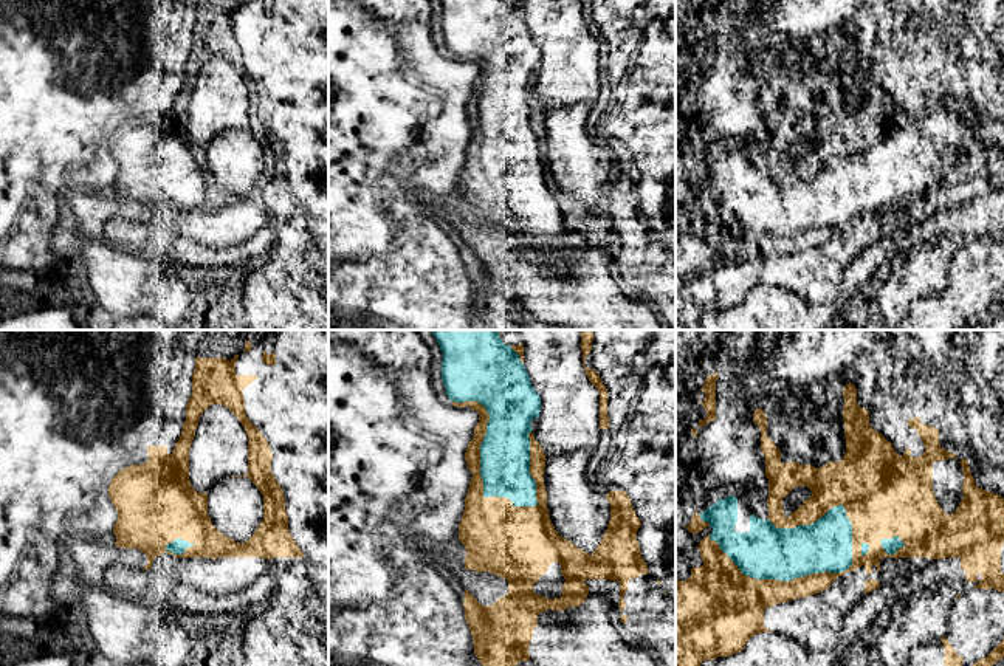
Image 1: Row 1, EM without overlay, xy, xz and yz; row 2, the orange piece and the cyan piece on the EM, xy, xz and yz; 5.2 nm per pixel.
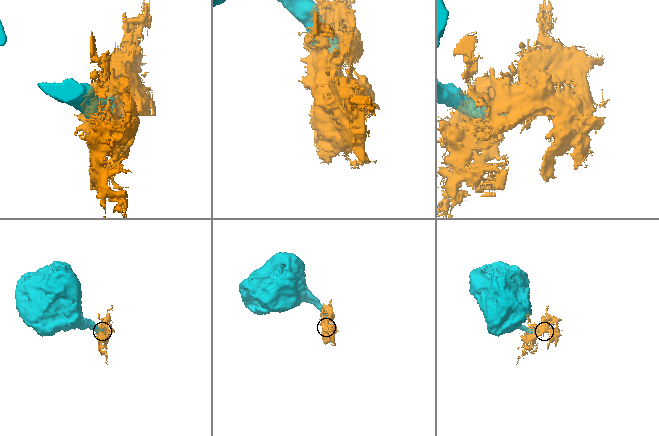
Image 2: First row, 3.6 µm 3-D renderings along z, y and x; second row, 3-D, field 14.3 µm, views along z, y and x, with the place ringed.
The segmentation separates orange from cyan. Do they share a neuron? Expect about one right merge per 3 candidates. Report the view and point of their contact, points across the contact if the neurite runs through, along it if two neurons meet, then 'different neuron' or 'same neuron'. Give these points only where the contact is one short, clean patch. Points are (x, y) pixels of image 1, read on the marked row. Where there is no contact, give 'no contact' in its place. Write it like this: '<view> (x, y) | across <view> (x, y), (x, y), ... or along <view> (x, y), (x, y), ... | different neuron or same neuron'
yz (780, 581) | different neuron

